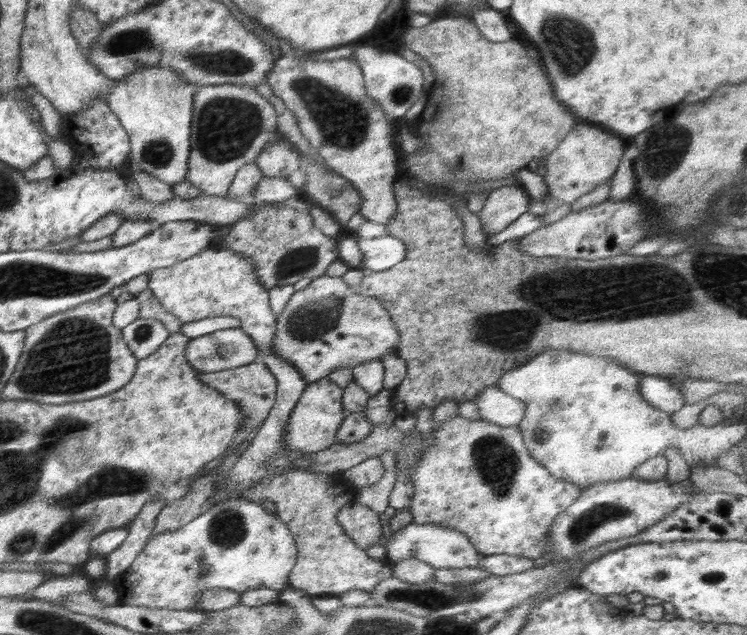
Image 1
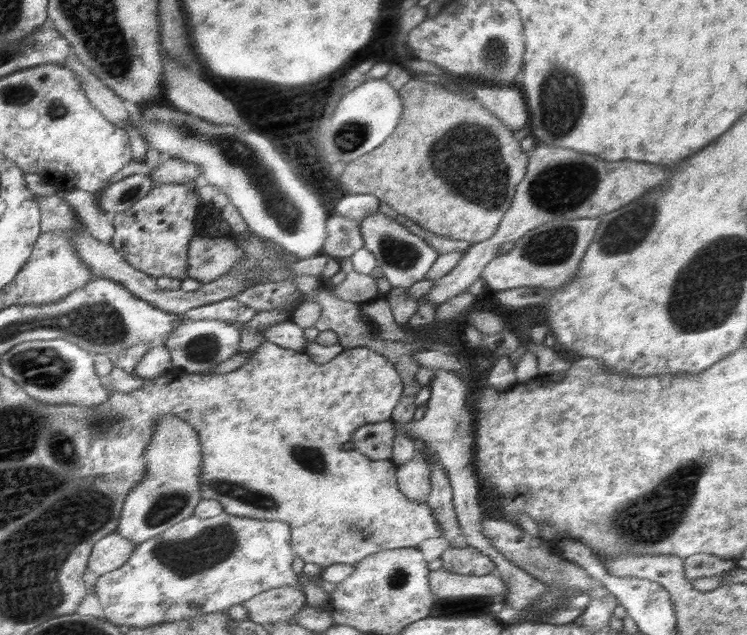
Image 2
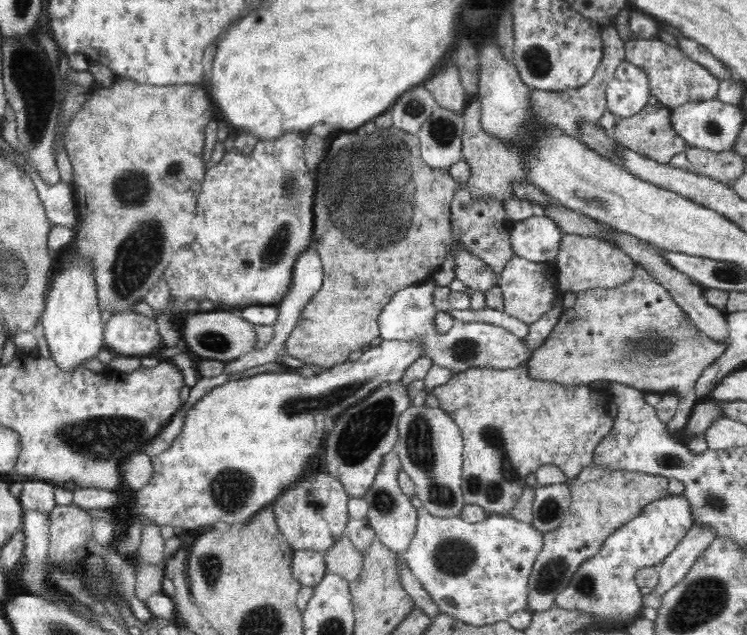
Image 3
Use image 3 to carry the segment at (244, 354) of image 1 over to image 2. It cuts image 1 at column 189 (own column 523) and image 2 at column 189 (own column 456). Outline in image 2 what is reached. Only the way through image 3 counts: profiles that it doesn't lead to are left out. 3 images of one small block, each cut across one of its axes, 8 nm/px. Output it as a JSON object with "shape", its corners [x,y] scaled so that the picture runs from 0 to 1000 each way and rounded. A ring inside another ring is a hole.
{"shape":[[[249,504],[245,512],[230,520],[230,526],[220,545],[228,556],[230,576],[242,580],[252,587],[273,587],[315,561],[321,546],[321,535],[320,520],[301,506]]]}

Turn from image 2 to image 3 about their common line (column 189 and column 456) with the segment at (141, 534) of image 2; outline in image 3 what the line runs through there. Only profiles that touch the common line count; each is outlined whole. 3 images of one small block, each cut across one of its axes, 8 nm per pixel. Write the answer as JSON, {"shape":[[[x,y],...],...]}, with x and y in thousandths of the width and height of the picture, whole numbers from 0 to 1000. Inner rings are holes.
{"shape":[[[550,636],[535,652],[533,683],[529,713],[534,718],[538,740],[554,757],[556,780],[565,789],[566,798],[586,816],[616,813],[624,797],[617,770],[621,694],[616,672],[589,641]]]}

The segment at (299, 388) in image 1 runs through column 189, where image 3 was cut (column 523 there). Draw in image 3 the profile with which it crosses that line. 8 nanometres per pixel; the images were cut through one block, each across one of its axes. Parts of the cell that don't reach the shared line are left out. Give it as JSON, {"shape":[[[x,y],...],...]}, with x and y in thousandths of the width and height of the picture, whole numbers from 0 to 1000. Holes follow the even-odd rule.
{"shape":[[[688,402],[673,420],[667,450],[675,465],[675,491],[707,512],[742,485],[747,457],[746,430],[736,413],[712,413]]]}

